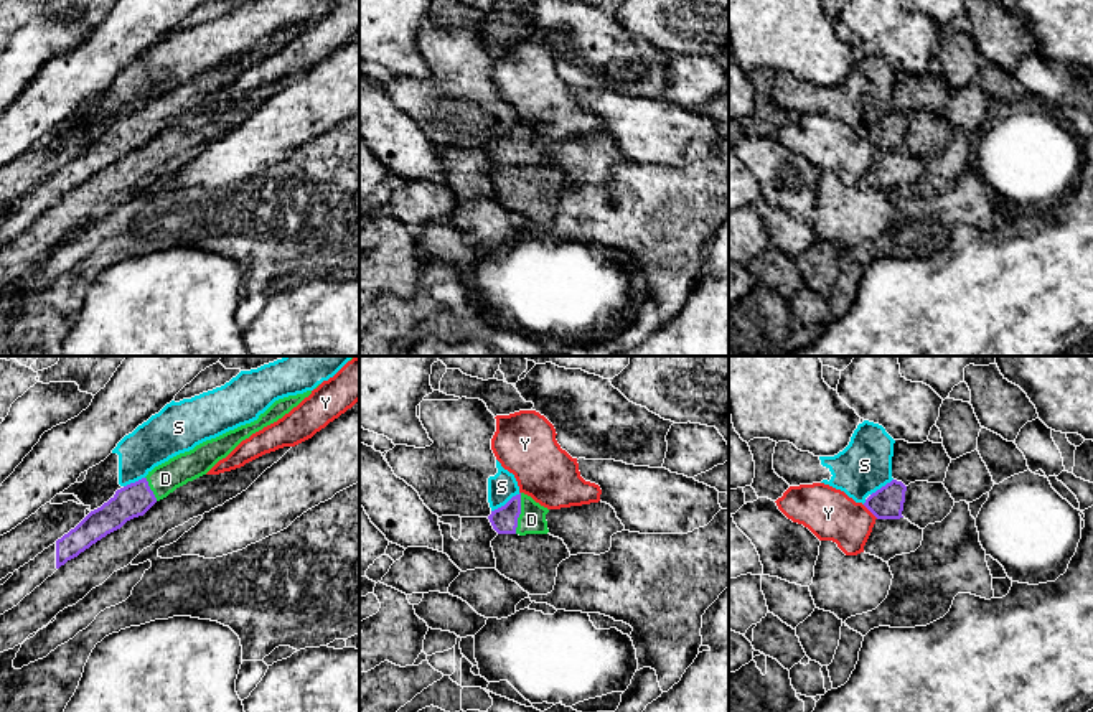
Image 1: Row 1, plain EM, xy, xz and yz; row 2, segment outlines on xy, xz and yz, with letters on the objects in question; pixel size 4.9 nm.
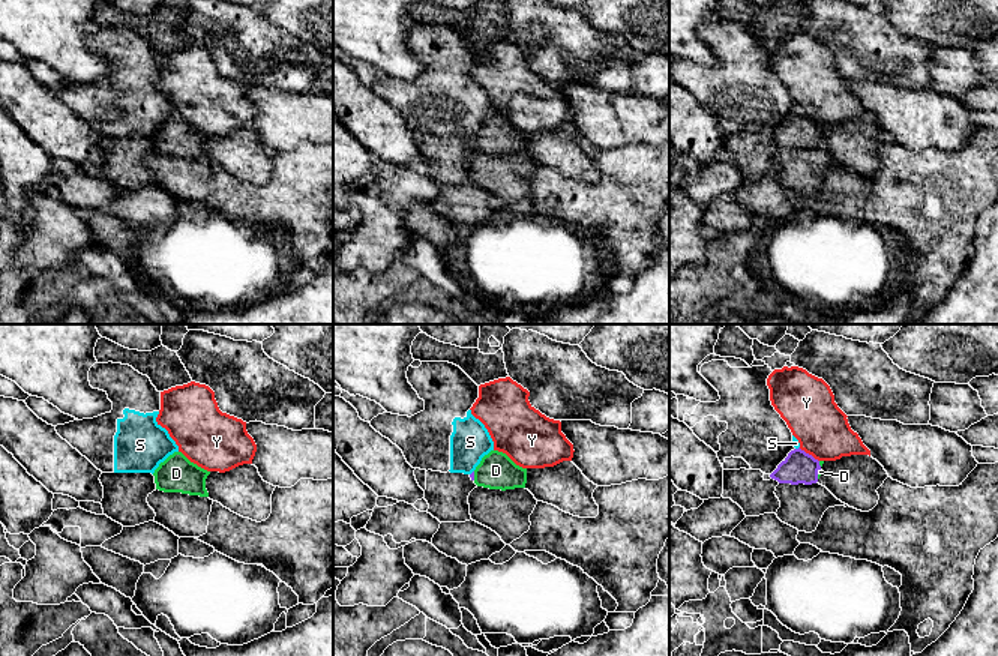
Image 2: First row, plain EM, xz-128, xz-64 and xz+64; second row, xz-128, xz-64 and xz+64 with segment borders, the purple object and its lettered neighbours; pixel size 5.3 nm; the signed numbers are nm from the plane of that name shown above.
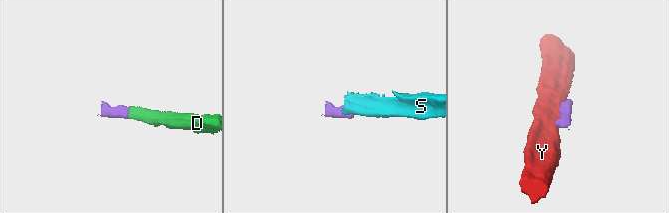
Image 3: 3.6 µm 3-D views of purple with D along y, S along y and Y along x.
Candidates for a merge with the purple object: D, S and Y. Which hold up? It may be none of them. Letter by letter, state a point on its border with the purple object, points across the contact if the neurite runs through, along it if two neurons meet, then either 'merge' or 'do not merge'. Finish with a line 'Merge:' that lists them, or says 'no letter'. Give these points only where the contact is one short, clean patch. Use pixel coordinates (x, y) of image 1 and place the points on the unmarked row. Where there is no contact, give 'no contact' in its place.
D: xz (520, 144) | across xz (503, 150), (520, 144), (531, 150) | merge
S: xz (506, 134) | along xz (520, 124), (492, 142) | do not merge
Y: yz (871, 142) | do not merge
Merge: D

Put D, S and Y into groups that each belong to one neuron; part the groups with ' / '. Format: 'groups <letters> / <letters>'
groups D / S / Y

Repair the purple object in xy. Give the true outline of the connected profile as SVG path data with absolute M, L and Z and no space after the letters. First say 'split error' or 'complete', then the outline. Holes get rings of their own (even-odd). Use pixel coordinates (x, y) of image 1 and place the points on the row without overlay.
split error; M312 21L275 31L257 51L196 76L155 97L148 105L115 122L101 138L91 142L74 160L13 203L0 216L0 246L16 237L68 191L77 188L127 152L143 147L157 132L176 119L206 105L242 71L277 53L297 38Z

